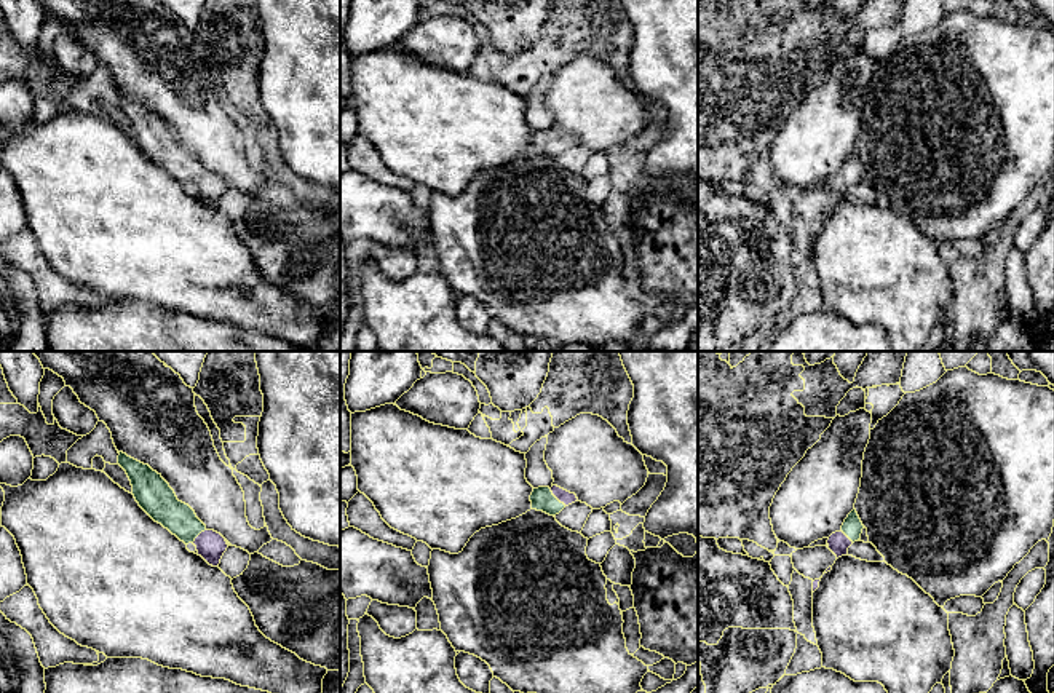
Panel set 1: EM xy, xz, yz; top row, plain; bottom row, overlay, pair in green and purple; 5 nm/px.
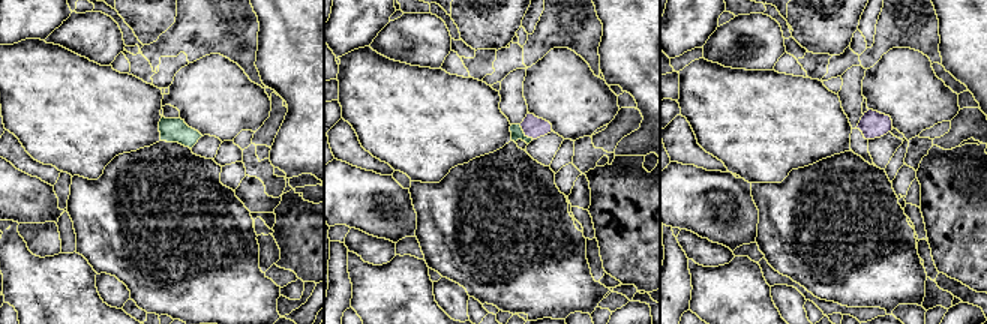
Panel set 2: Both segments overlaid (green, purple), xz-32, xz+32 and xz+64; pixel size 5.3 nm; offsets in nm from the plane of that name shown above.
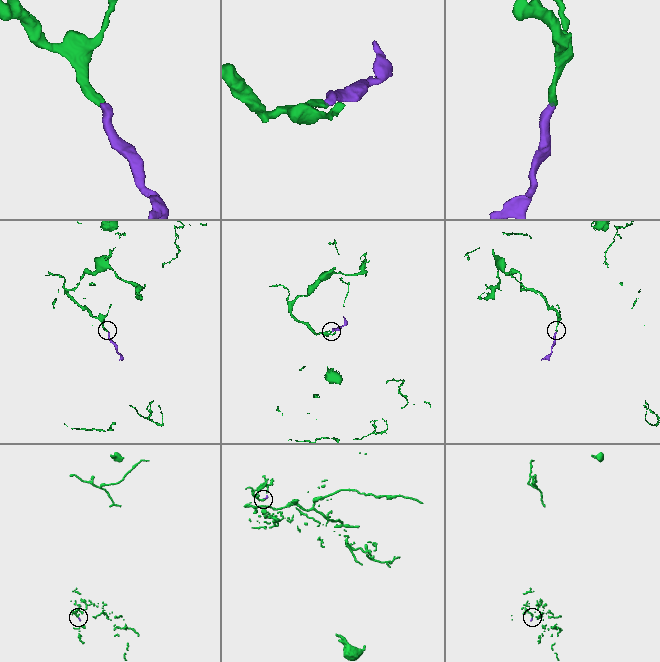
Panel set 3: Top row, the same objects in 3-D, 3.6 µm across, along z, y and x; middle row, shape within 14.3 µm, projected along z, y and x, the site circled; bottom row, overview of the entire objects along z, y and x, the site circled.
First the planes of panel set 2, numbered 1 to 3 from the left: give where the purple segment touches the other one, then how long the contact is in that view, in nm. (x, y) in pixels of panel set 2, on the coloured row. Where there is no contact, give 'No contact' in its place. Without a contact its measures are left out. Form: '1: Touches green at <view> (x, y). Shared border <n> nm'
1: No contact
2: Touches green at xz+32 (524, 134). Shared border 110 nm
3: No contact

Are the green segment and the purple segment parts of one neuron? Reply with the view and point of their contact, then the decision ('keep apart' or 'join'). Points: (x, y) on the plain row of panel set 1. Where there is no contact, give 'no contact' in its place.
xz (556, 141) | join

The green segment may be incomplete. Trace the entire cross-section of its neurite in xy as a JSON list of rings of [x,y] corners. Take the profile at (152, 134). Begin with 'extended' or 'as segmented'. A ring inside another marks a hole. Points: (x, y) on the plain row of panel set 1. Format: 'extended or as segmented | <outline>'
extended | [[[123,94],[118,96],[118,107],[126,113],[139,148],[180,184],[185,187],[193,185],[198,198],[209,208],[219,209],[228,190],[225,180],[214,172],[208,172],[195,153],[177,142],[161,117]]]

